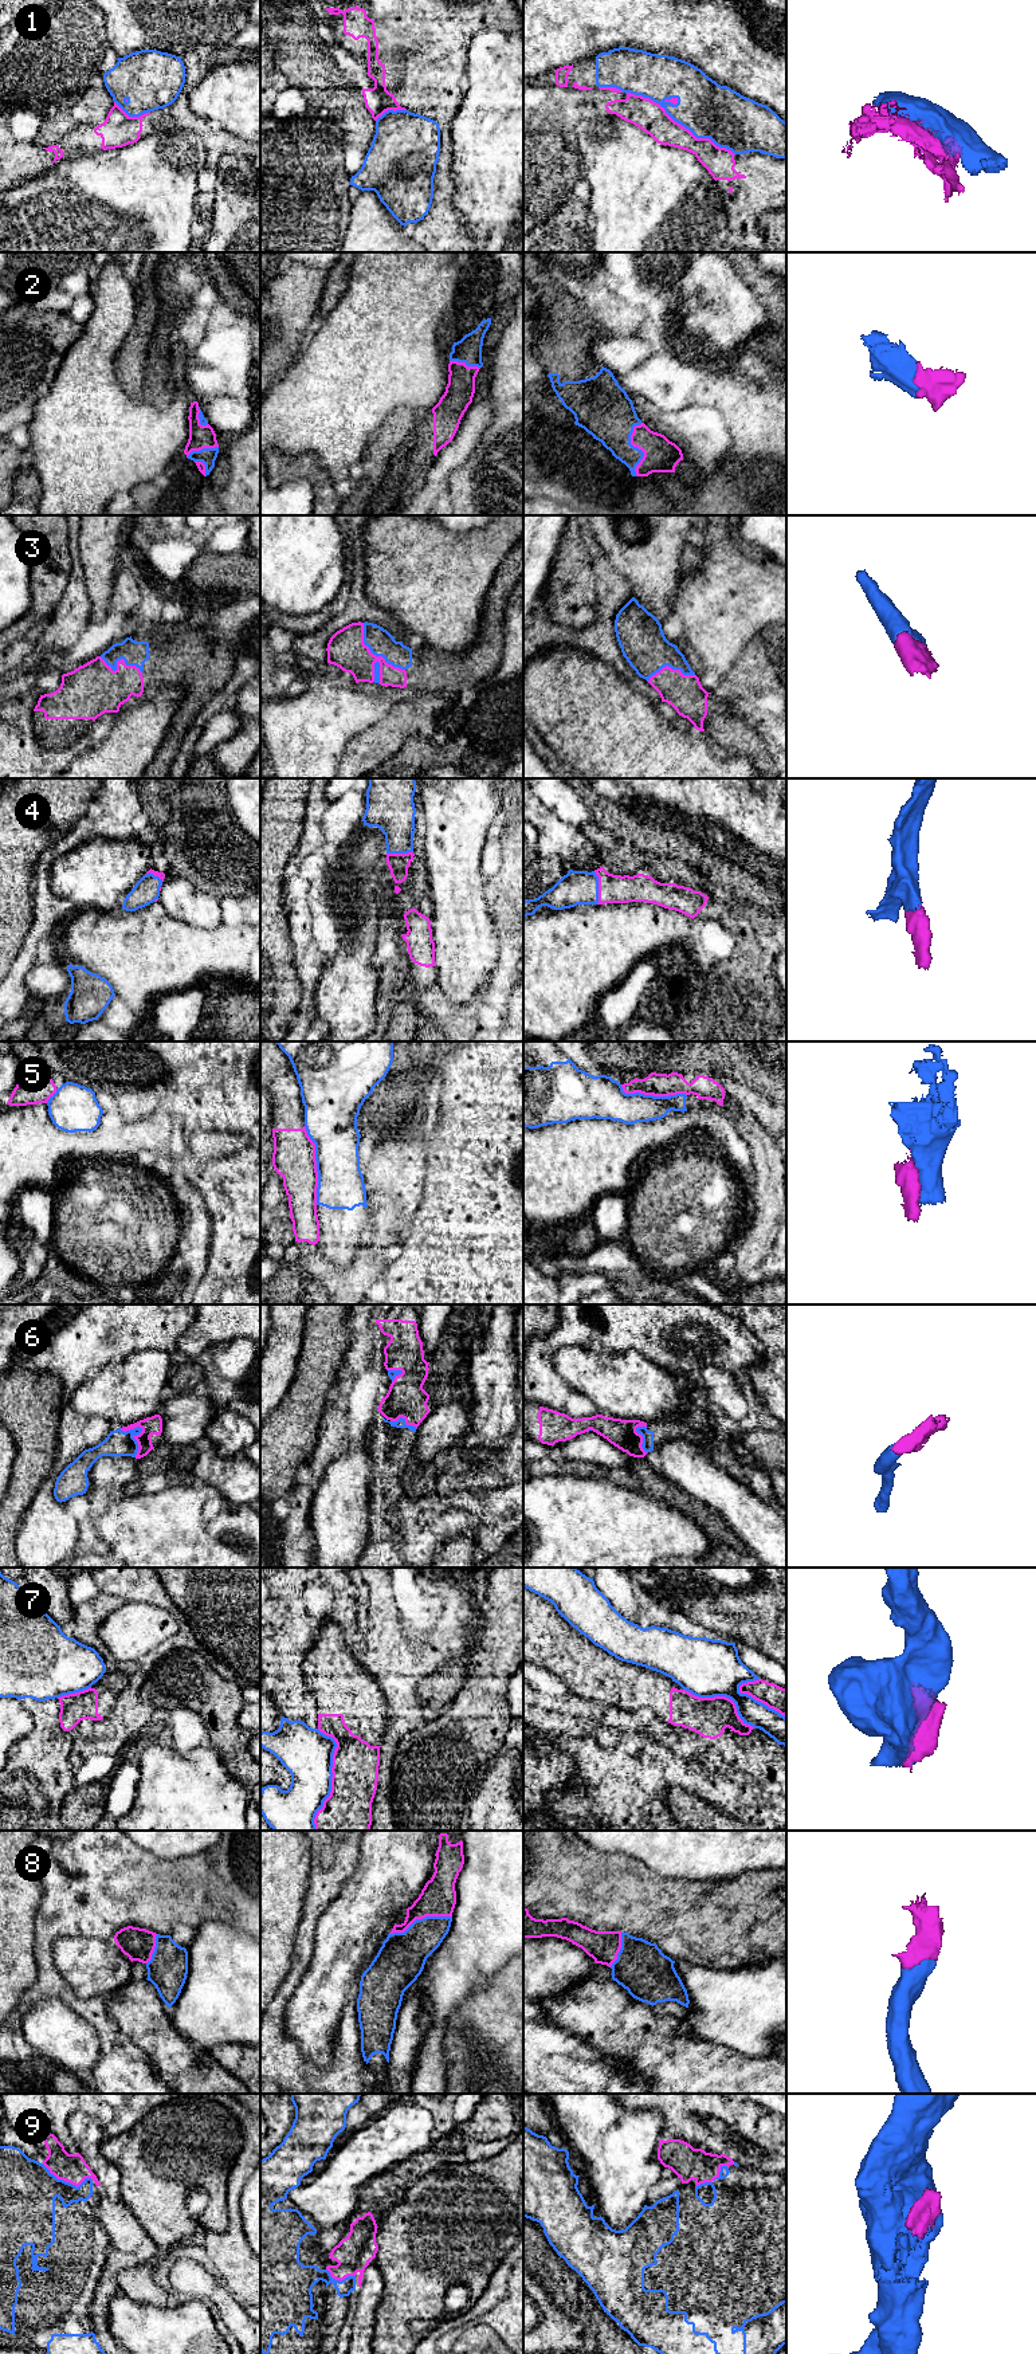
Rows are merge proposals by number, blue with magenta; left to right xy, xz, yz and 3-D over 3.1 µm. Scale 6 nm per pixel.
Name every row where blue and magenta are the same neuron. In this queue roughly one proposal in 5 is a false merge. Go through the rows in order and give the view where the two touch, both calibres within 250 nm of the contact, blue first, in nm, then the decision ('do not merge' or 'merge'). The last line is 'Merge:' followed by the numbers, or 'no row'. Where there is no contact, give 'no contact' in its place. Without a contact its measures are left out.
1: meets blue in yz; 340 nm thick on the blue side, 190 nm on the other; merge
2: meets blue in yz; 320 nm thick on the blue side, 200 nm on the other; merge
3: meets blue in xz; 160 nm thick on the blue side, 220 nm on the other; merge
4: meets blue in yz; 200 nm thick on the blue side, 180 nm on the other; merge
5: meets blue in xz; 300 nm thick on the blue side, 260 nm on the other; do not merge
6: meets blue in xy; 160 nm thick on the blue side, 110 nm on the other; merge
7: meets blue in xz; 300 nm thick on the blue side, 300 nm on the other; do not merge
8: meets blue in xz; 280 nm thick on the blue side, 220 nm on the other; merge
9: meets blue in xy; 340 nm thick on the blue side, 180 nm on the other; do not merge
Merge: 1, 2, 3, 4, 6, 8

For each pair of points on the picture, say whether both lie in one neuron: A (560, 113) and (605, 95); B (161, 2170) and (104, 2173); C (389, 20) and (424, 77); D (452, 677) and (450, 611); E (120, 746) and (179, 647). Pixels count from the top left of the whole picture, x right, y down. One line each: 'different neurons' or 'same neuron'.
A: same neuron
B: different neurons
C: same neuron
D: different neurons
E: different neurons

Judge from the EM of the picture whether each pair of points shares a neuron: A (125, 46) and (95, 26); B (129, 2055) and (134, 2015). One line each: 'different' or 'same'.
A: different
B: different

